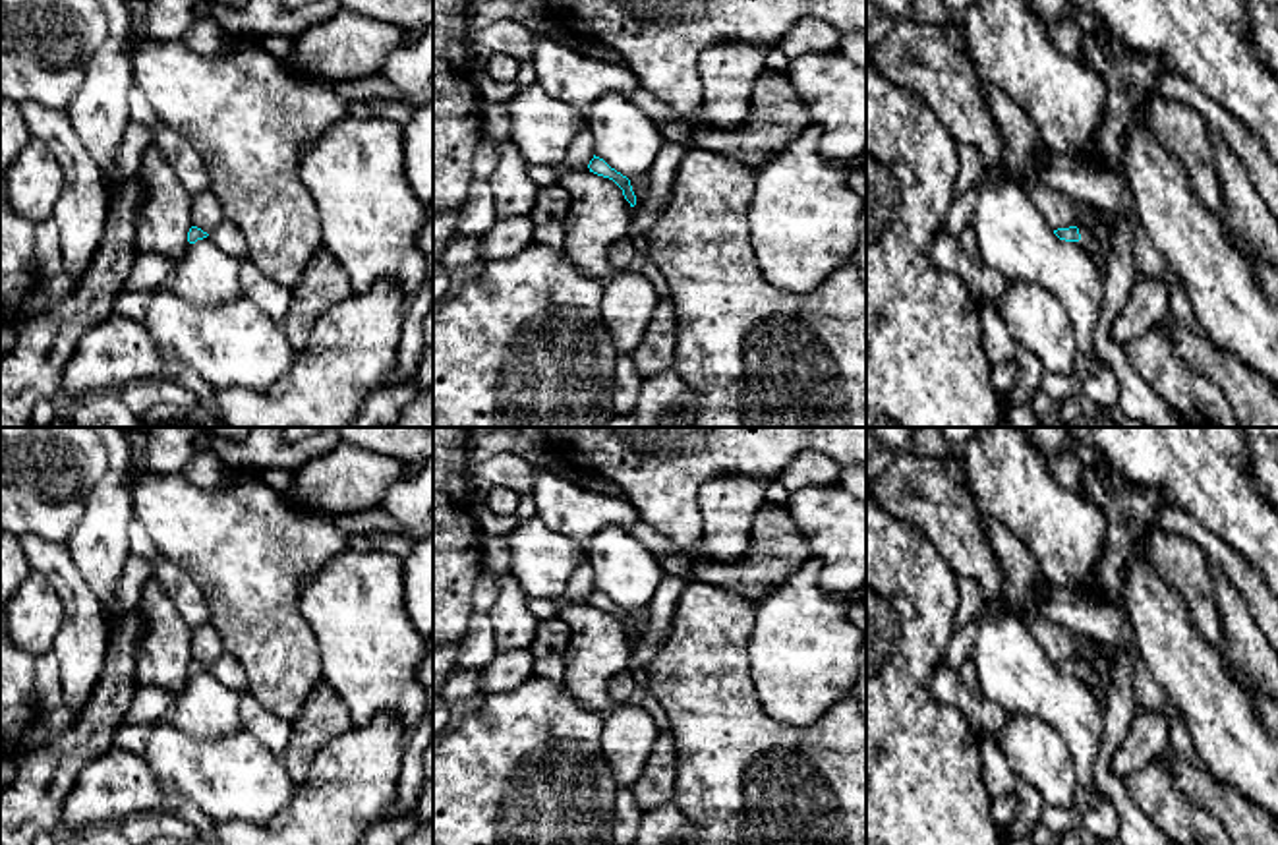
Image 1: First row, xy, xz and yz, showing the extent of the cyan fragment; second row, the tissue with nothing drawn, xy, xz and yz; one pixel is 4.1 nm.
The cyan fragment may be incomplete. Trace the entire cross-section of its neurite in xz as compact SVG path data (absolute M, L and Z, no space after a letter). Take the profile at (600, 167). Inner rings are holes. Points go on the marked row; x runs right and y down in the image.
M595 155L590 160L588 168L590 168L590 172L594 172L597 176L613 180L623 189L623 195L630 203L630 207L636 205L636 195L634 195L630 180L626 176L623 176L621 172L611 168L603 159L599 159Z

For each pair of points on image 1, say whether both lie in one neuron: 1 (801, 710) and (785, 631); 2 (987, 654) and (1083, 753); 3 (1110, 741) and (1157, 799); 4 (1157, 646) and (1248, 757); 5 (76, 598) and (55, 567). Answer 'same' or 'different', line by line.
1: same
2: same
3: different
4: same
5: same

